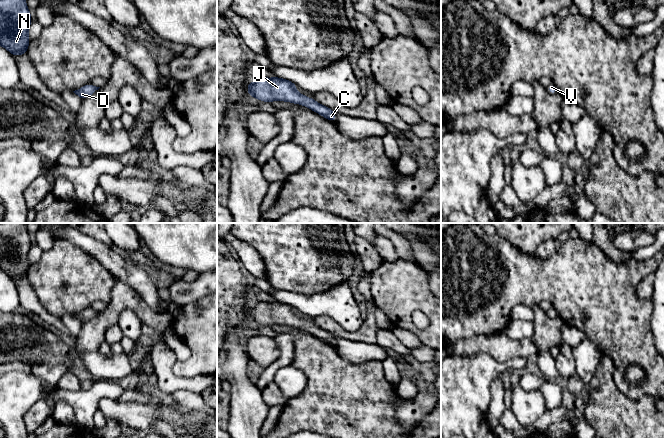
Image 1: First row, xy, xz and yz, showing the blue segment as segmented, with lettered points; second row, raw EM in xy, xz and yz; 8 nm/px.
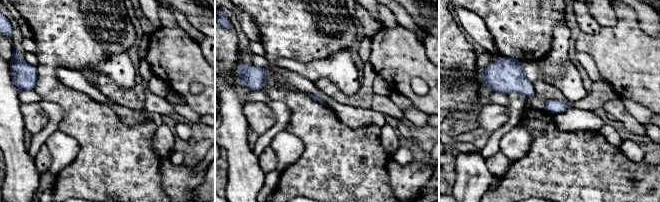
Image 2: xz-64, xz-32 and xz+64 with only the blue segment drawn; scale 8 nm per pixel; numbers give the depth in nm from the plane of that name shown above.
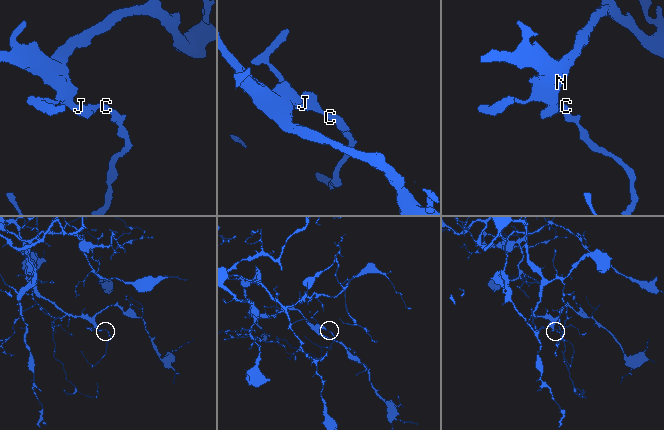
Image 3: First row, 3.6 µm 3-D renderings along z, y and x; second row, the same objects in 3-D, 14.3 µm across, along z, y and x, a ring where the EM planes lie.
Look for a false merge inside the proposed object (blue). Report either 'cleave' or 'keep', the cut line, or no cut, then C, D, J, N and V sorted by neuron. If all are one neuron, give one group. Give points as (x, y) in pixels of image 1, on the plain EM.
keep | no cut | C D J N V

